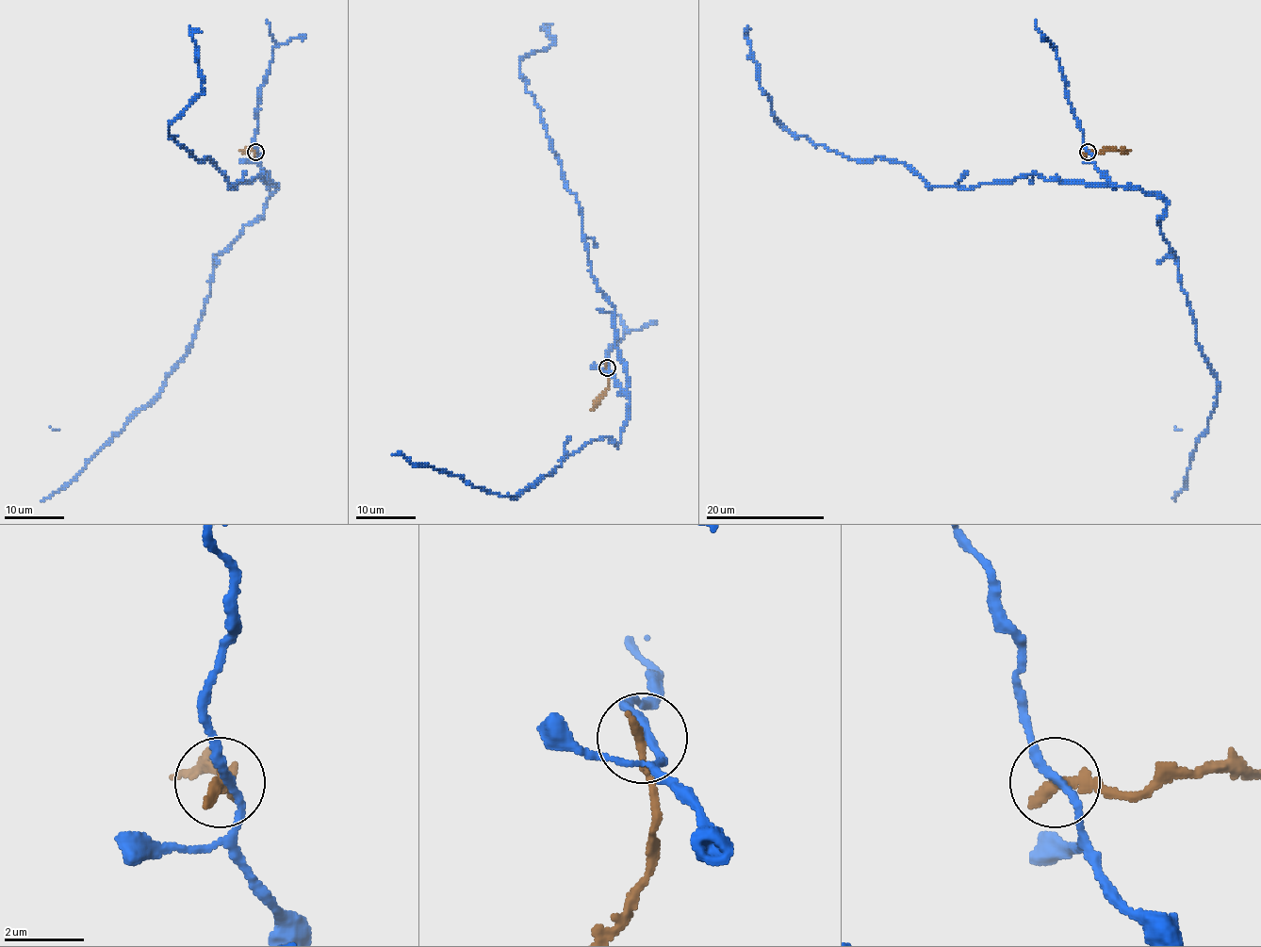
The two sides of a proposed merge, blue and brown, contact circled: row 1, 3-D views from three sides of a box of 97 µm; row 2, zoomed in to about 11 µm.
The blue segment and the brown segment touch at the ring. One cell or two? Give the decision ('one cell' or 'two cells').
two cells

